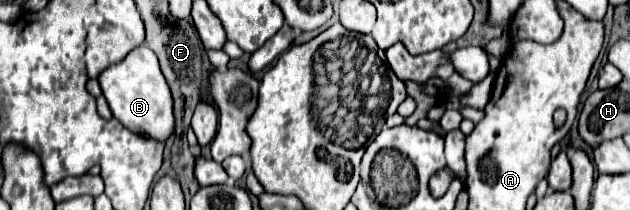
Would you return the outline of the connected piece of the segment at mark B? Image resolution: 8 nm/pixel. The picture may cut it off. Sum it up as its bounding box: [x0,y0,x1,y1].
[100,45,174,143]

